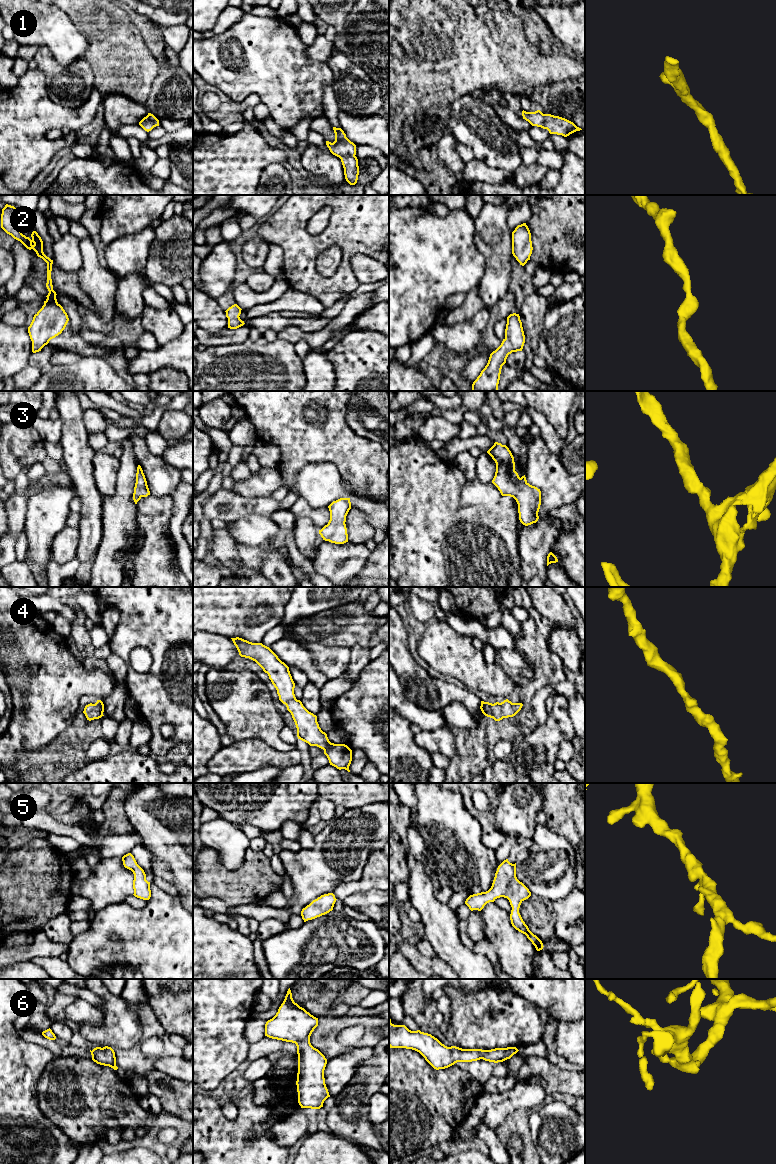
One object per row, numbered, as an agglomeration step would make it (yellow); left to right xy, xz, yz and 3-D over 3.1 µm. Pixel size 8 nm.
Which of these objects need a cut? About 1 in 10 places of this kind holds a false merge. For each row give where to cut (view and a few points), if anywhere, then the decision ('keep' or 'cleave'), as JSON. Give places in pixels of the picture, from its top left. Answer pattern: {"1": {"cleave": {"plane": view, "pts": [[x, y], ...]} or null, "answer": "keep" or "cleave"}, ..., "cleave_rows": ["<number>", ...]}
{"1": {"cleave": null, "answer": "keep"}, "2": {"cleave": null, "answer": "keep"}, "3": {"cleave": null, "answer": "keep"}, "4": {"cleave": null, "answer": "keep"}, "5": {"cleave": null, "answer": "keep"}, "6": {"cleave": null, "answer": "keep"}, "cleave_rows": []}

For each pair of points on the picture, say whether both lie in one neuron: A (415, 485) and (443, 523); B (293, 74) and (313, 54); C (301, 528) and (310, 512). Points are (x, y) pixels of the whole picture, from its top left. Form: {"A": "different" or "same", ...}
{"A": "same", "B": "different", "C": "different"}

